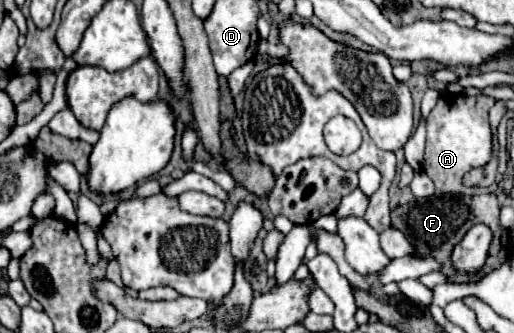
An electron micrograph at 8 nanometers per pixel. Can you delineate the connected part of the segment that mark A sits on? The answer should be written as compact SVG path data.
M444 94L426 118L426 154L424 172L442 194L478 194L480 190L462 184L464 174L470 168L484 166L492 154L492 132L488 124L488 110L496 100L490 96L466 96L466 94Z

